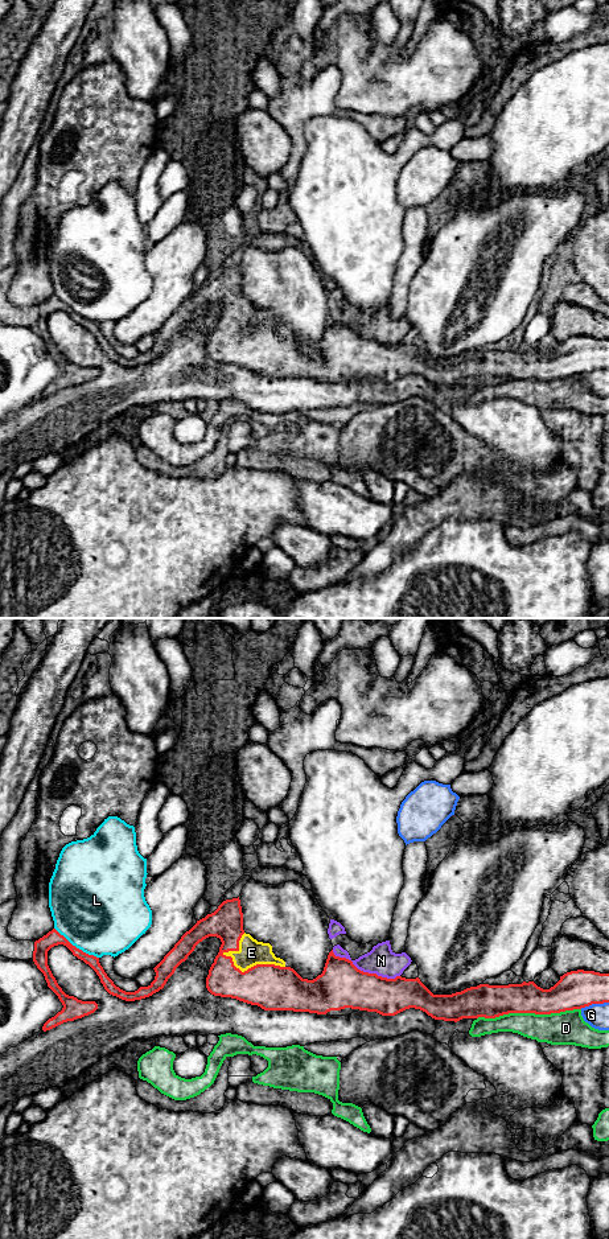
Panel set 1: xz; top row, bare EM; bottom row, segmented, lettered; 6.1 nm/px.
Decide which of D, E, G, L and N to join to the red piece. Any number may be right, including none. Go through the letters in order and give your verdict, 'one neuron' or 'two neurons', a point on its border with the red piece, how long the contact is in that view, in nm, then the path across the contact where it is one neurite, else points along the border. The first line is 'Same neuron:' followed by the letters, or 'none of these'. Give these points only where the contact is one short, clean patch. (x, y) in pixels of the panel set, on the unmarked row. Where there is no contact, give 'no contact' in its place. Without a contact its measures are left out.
Same neuron: E
D: two neurons | xz (529, 378) | 650 nm
E: one neuron | xz (251, 333) | 400 nm
G: two neurons | xz (593, 369) | 180 nm
L: two neurons | xz (75, 313) | 320 nm
N: two neurons | xz (365, 338) | 440 nm

